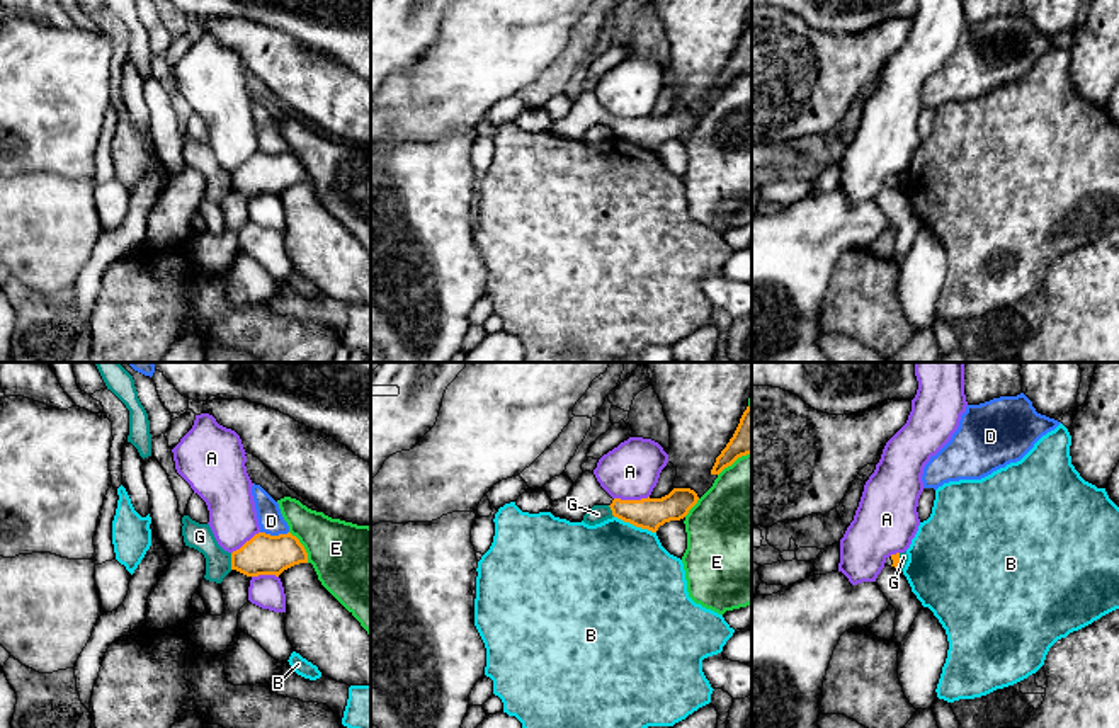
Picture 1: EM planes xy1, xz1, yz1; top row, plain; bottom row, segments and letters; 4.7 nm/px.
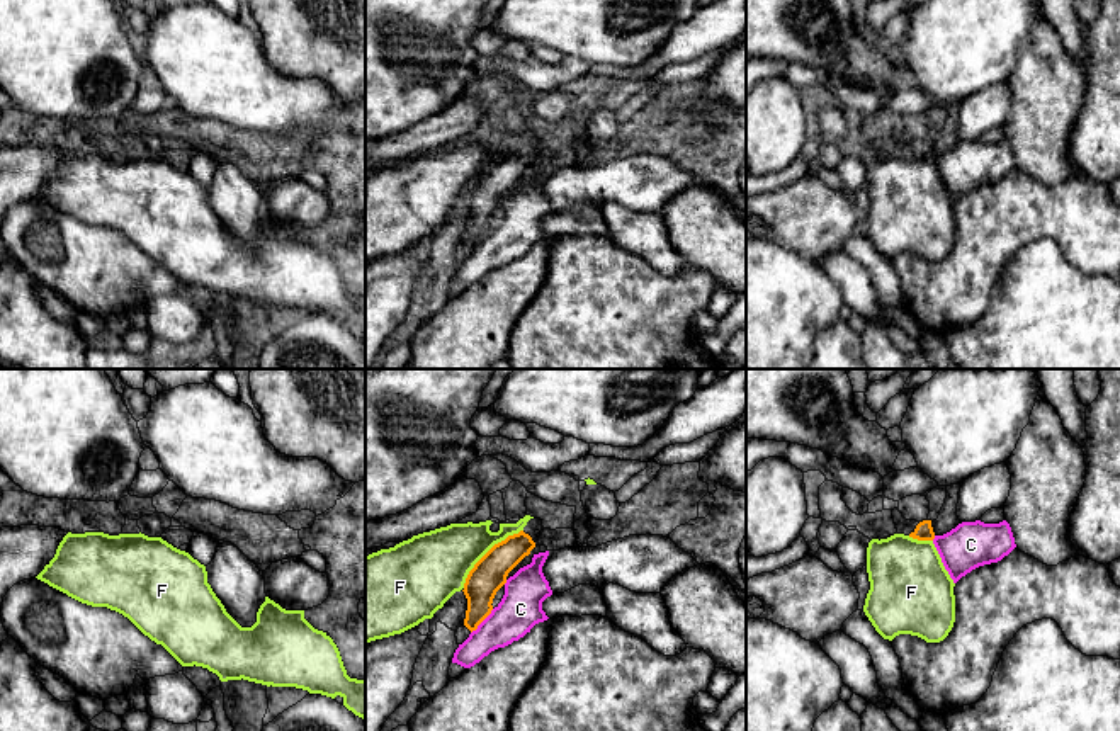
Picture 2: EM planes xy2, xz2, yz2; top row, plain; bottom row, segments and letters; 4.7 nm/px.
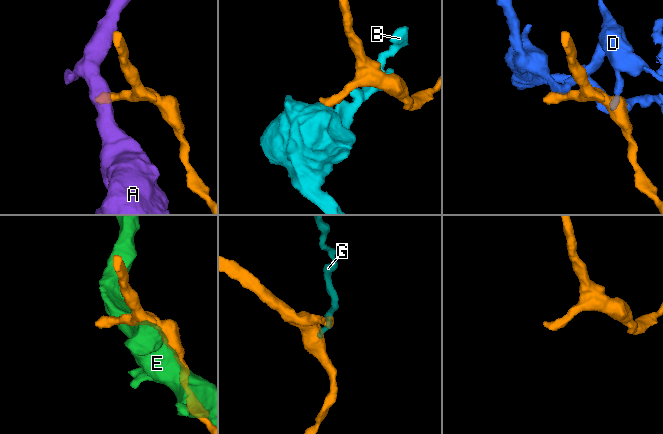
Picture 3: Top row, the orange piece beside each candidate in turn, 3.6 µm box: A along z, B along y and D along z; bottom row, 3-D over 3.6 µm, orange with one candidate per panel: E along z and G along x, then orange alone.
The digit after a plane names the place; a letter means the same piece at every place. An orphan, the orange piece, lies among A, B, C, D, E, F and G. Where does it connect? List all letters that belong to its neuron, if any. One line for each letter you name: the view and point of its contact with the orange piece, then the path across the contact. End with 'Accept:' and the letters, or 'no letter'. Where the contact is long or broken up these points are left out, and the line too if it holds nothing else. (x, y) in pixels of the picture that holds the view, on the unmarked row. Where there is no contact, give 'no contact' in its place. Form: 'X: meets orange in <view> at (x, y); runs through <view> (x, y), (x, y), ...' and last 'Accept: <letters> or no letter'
Accept: no letter

